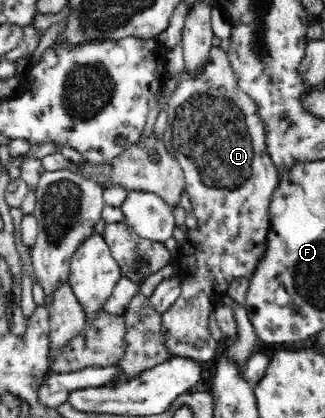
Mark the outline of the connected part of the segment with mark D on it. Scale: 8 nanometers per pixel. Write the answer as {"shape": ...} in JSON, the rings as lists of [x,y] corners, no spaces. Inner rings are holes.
{"shape":[[[211,47],[209,60],[202,75],[189,77],[185,73],[180,84],[170,95],[165,108],[168,123],[162,134],[167,150],[177,159],[185,179],[185,191],[198,220],[197,230],[188,230],[184,247],[176,256],[177,278],[181,282],[179,299],[163,313],[164,341],[171,354],[196,361],[217,358],[221,344],[209,331],[209,316],[221,296],[239,278],[251,279],[257,266],[267,256],[267,235],[270,230],[270,202],[278,187],[280,176],[266,149],[263,121],[255,103],[239,89],[235,73],[229,63],[228,53],[221,47]]]}

